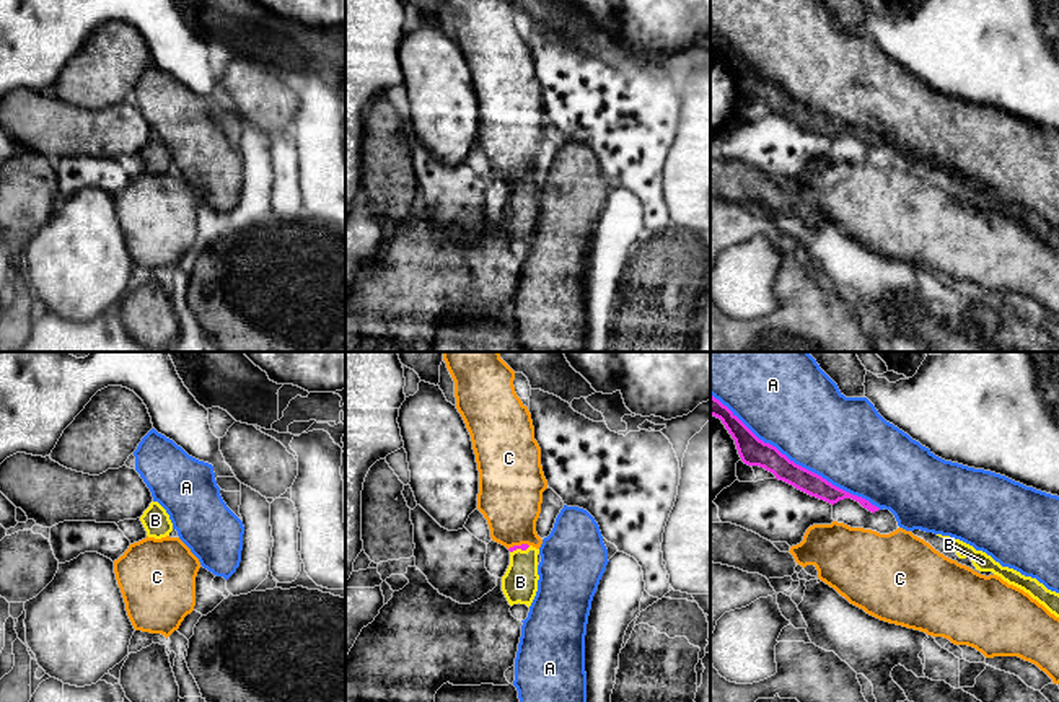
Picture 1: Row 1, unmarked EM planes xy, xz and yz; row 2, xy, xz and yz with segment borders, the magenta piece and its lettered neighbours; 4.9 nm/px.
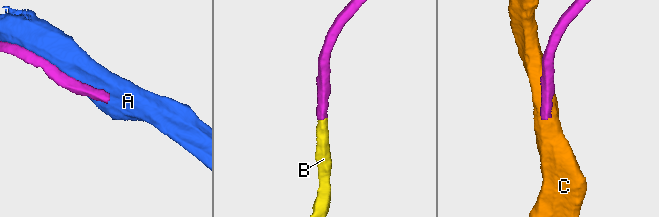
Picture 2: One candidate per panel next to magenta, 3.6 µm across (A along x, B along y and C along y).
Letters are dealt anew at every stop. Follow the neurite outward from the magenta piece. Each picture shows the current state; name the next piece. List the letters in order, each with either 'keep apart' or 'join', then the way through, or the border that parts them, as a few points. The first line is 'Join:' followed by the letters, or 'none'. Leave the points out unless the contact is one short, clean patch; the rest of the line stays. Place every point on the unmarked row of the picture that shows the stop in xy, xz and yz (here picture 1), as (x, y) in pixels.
Join: B
A: keep apart
B: join; way xz (523, 181), (520, 183), (520, 217)
C: keep apart

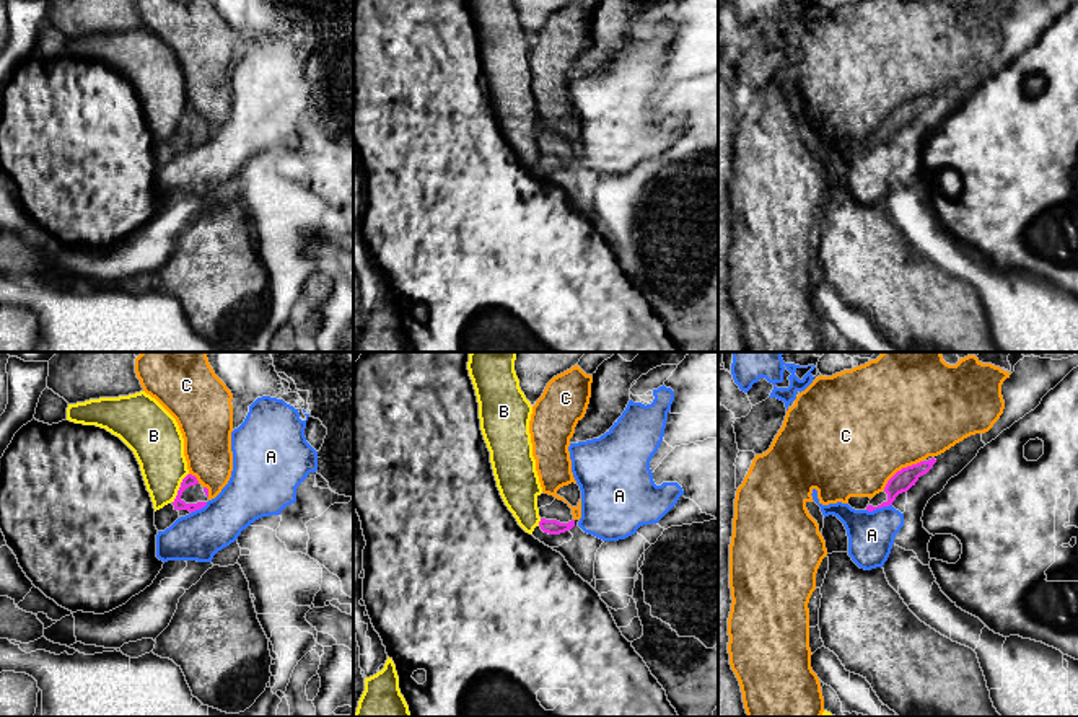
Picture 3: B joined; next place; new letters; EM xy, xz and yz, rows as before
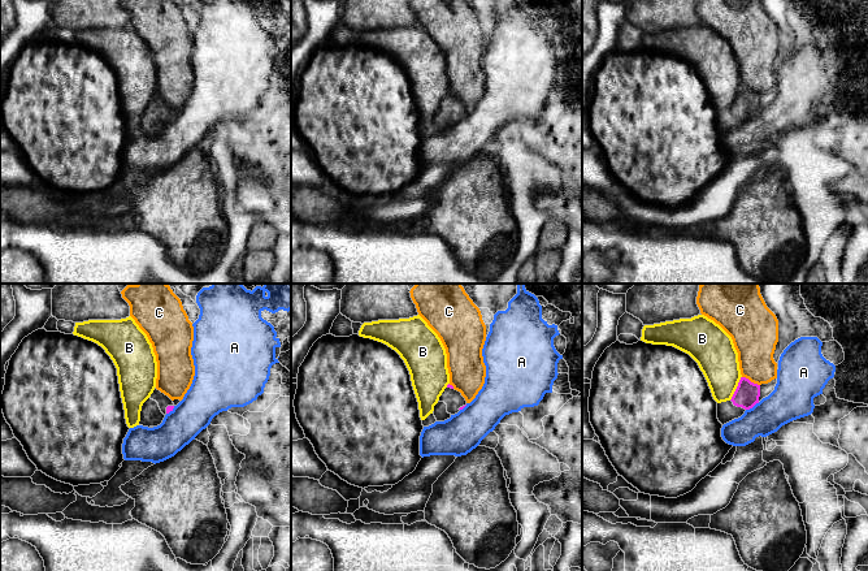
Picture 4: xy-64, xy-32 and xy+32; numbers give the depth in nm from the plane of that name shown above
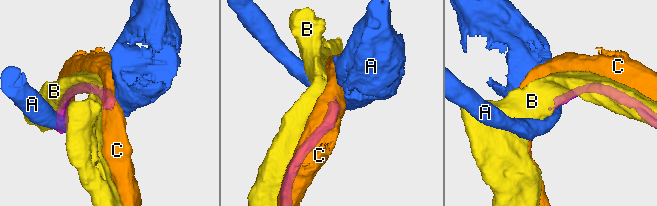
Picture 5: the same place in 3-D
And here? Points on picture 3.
Join: none
A: keep apart; border yz (891, 139), (867, 145)
B: keep apart
C: keep apart

